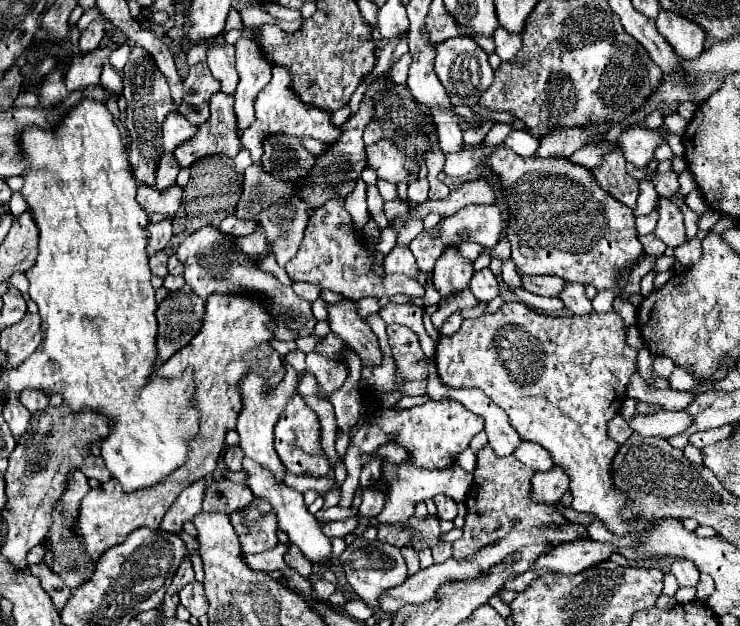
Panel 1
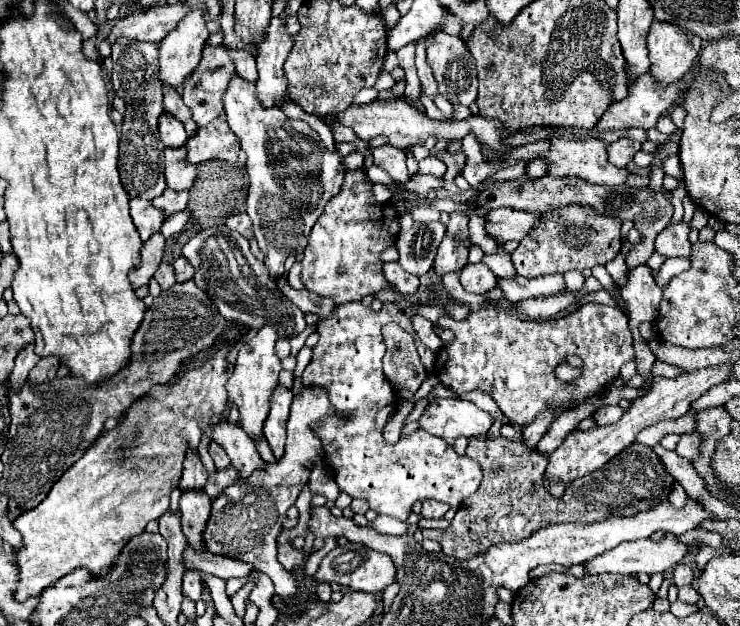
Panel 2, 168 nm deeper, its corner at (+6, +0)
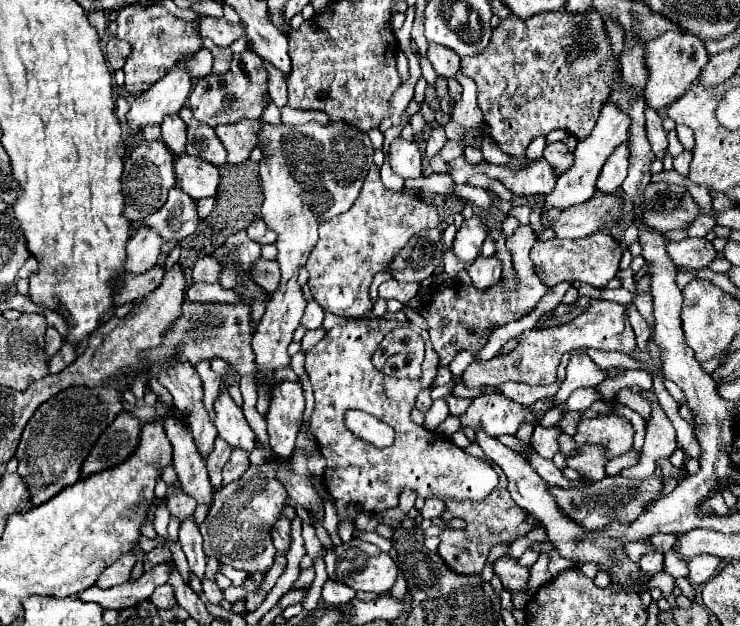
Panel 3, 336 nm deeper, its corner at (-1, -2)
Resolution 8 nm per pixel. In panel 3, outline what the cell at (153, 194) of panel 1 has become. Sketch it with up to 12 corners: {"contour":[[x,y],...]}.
{"contour":[[141,226],[127,246],[127,272],[157,264],[163,238]]}

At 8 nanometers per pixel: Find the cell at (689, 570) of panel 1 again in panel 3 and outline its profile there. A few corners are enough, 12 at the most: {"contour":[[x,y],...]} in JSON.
{"contour":[[697,556],[689,562],[689,582],[705,584],[719,558]]}

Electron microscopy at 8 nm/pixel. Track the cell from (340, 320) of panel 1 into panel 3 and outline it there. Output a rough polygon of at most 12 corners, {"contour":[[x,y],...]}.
{"contour":[[261,258],[253,280],[269,294],[281,284],[277,262]]}

